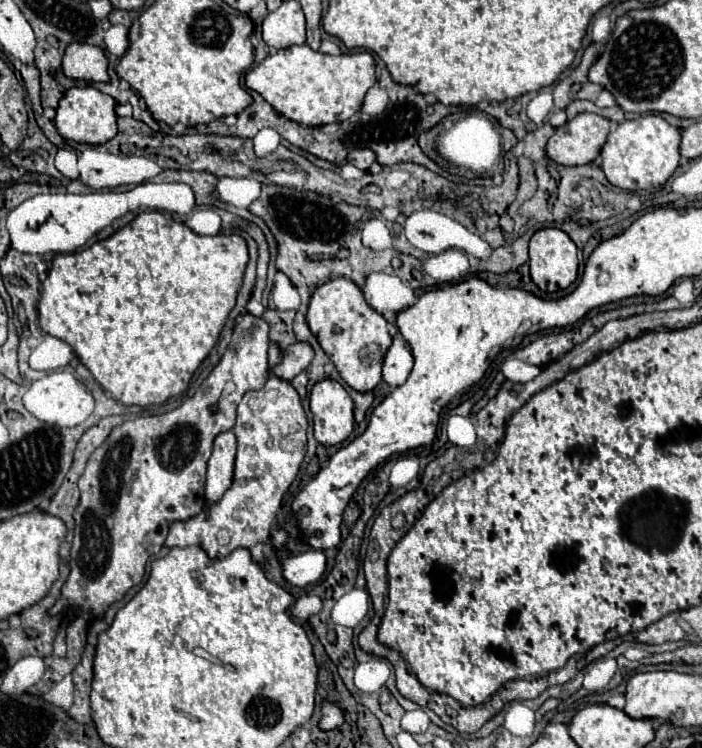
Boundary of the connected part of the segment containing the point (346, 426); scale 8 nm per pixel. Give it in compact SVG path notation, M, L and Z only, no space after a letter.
M321 380L311 390L313 434L323 446L341 444L355 428L353 402L347 390L335 380Z

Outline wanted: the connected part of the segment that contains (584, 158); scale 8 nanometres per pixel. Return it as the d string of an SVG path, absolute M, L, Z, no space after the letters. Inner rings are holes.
M577 114L551 136L547 144L547 156L563 166L589 164L597 158L607 142L609 130L611 120L599 114Z

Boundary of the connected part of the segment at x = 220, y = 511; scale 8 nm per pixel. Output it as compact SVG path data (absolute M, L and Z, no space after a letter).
M269 376L261 390L247 392L237 408L233 432L239 446L233 486L207 512L187 522L173 522L165 540L169 548L203 546L209 556L225 558L235 548L253 548L269 540L269 528L279 512L283 494L297 476L307 452L307 416L293 384Z

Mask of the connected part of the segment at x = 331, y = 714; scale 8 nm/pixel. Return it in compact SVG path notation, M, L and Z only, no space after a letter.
M323 702L323 716L319 720L319 728L329 732L329 730L337 730L341 724L345 722L345 716L343 716L343 710L333 704L333 702Z

